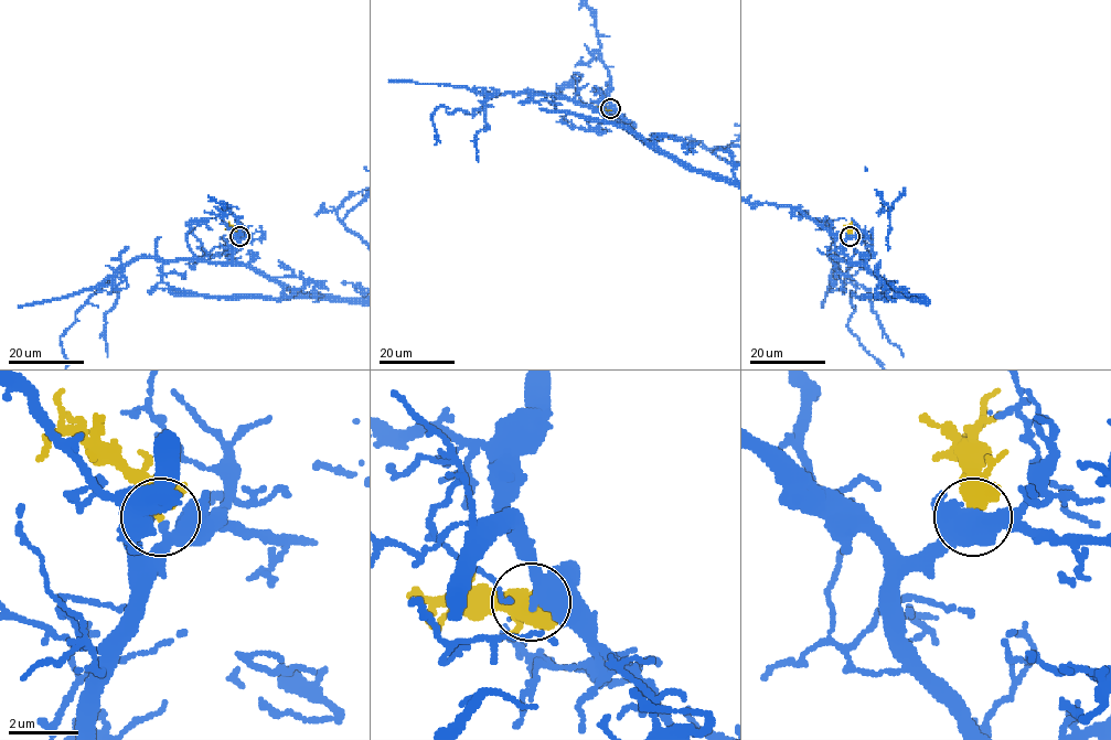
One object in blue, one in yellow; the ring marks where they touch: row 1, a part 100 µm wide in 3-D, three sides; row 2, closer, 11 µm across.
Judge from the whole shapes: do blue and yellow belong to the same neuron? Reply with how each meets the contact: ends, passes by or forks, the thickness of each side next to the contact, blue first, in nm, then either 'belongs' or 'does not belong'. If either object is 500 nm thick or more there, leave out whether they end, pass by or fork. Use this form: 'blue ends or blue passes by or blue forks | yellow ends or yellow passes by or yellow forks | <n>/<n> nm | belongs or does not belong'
blue passes by | yellow passes by | 320/420 nm | belongs

